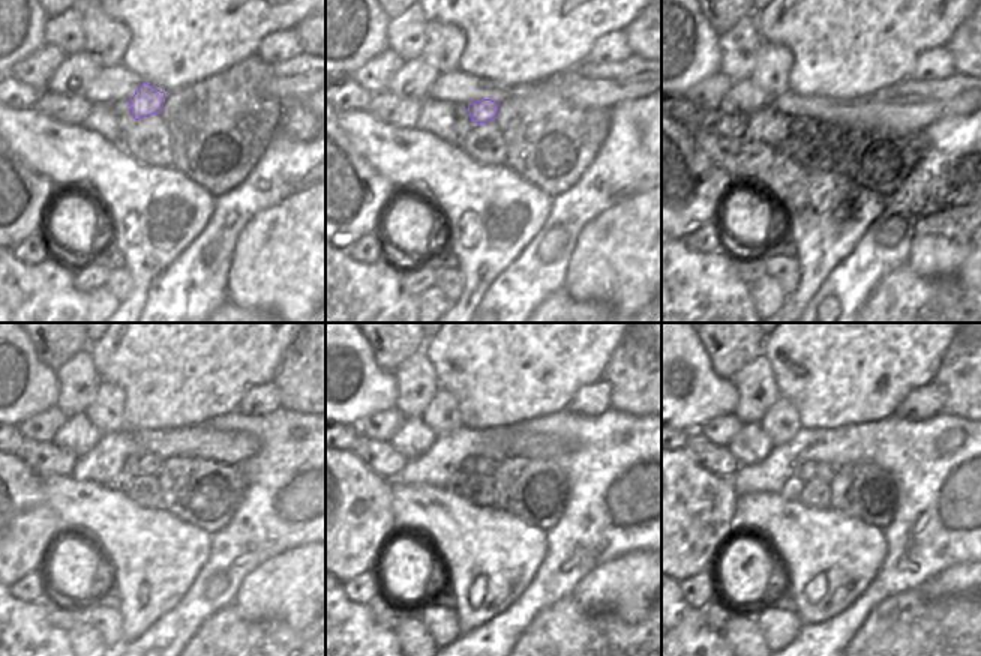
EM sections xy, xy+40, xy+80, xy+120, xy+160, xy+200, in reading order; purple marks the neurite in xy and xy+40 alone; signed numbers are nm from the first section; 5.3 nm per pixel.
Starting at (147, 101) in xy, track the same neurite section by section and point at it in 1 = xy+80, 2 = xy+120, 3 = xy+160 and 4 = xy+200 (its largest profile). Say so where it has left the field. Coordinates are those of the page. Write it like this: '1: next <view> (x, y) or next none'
1: next xy+80 (818, 126)
2: next xy+120 (150, 464)
3: next xy+160 (486, 467)
4: next xy+200 (824, 472)

